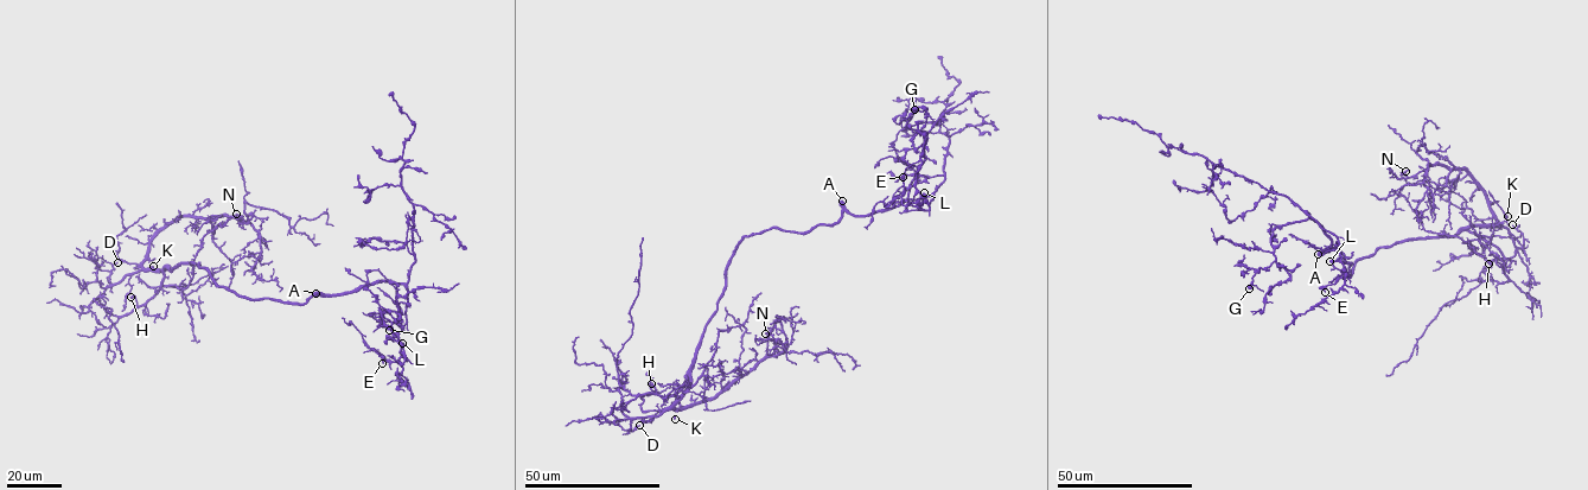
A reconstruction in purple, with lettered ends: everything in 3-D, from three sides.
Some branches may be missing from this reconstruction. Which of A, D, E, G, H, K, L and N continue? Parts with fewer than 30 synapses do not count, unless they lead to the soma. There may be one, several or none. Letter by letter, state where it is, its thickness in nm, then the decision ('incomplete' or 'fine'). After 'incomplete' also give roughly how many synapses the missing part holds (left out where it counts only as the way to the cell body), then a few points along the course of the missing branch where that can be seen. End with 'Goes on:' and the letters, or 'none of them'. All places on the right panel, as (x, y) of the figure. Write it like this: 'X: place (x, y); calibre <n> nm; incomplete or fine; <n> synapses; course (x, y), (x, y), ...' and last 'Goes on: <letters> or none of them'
A: place (1318, 254); calibre 650 nm; fine
D: place (1512, 224); calibre 120 nm; fine
E: place (1325, 292); calibre 90 nm; fine
G: place (1249, 288); calibre 700 nm; fine
H: place (1488, 263); calibre 440 nm; fine
K: place (1507, 216); calibre 380 nm; incomplete
L: place (1330, 261); calibre 600 nm; fine
N: place (1405, 171); calibre 360 nm; fine
Goes on: K

